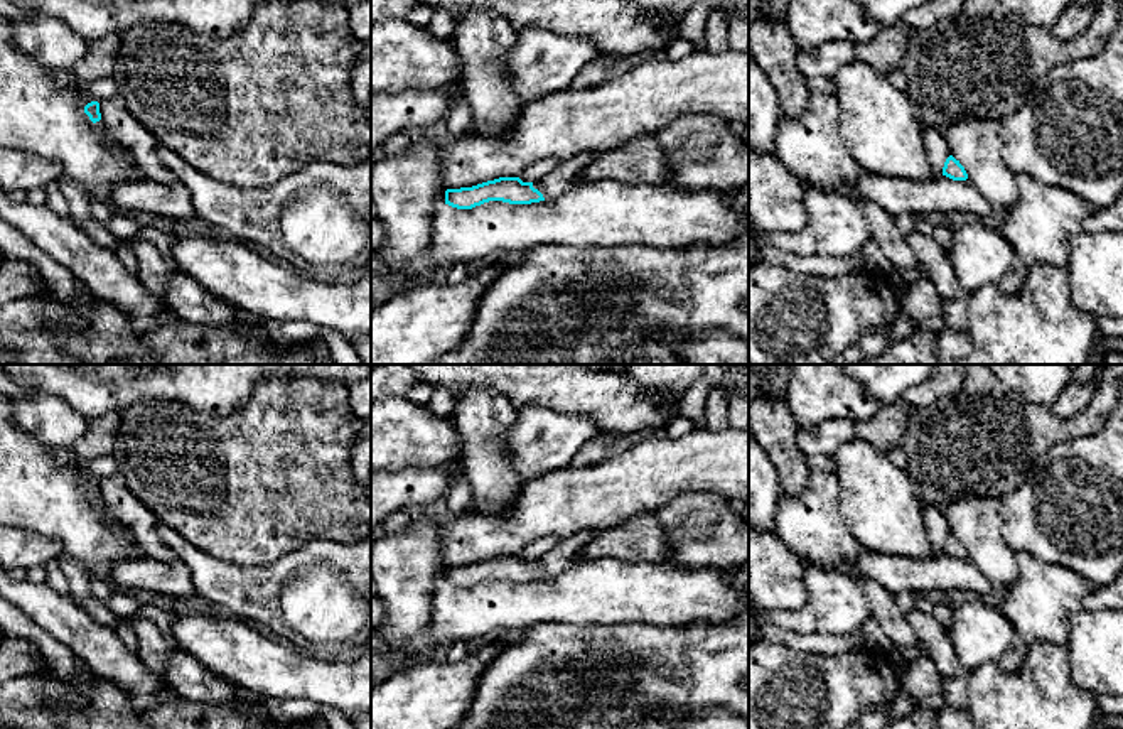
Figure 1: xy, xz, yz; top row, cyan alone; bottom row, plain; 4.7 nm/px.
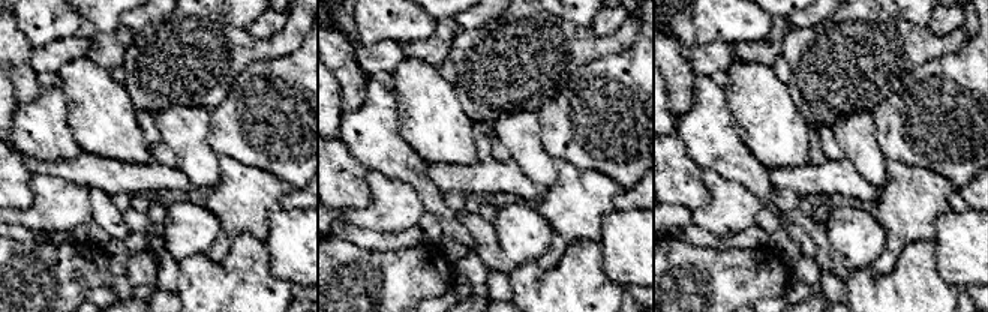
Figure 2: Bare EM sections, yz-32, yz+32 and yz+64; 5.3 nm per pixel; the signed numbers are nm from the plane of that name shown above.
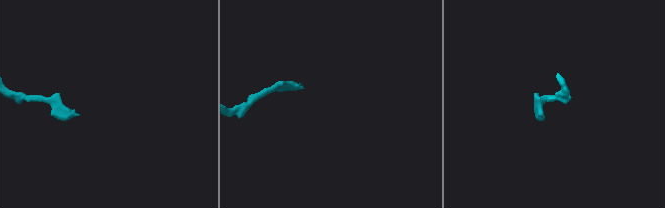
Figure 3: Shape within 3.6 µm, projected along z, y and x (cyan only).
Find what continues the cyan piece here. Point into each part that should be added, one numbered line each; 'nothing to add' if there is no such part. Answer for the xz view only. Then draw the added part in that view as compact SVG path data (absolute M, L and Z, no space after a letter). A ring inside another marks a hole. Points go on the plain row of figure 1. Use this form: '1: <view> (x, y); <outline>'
1: xz (565, 552); M582 530L575 535L558 540L558 543L533 560L533 565L538 567L545 577L553 577L562 570L572 567L575 562L580 562L580 550L597 535L599 530Z

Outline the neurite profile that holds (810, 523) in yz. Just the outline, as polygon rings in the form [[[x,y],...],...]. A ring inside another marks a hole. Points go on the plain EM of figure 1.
[[[811,469],[801,493],[781,498],[776,521],[776,533],[799,560],[826,570],[838,570],[862,554],[841,516],[835,472]]]

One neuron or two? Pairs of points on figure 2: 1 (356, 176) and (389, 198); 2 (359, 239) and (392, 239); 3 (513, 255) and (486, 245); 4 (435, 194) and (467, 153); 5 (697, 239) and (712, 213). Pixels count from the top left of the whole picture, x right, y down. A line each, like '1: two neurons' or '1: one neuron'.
1: two neurons
2: one neuron
3: two neurons
4: two neurons
5: two neurons

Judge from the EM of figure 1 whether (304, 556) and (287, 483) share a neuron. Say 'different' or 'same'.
different

